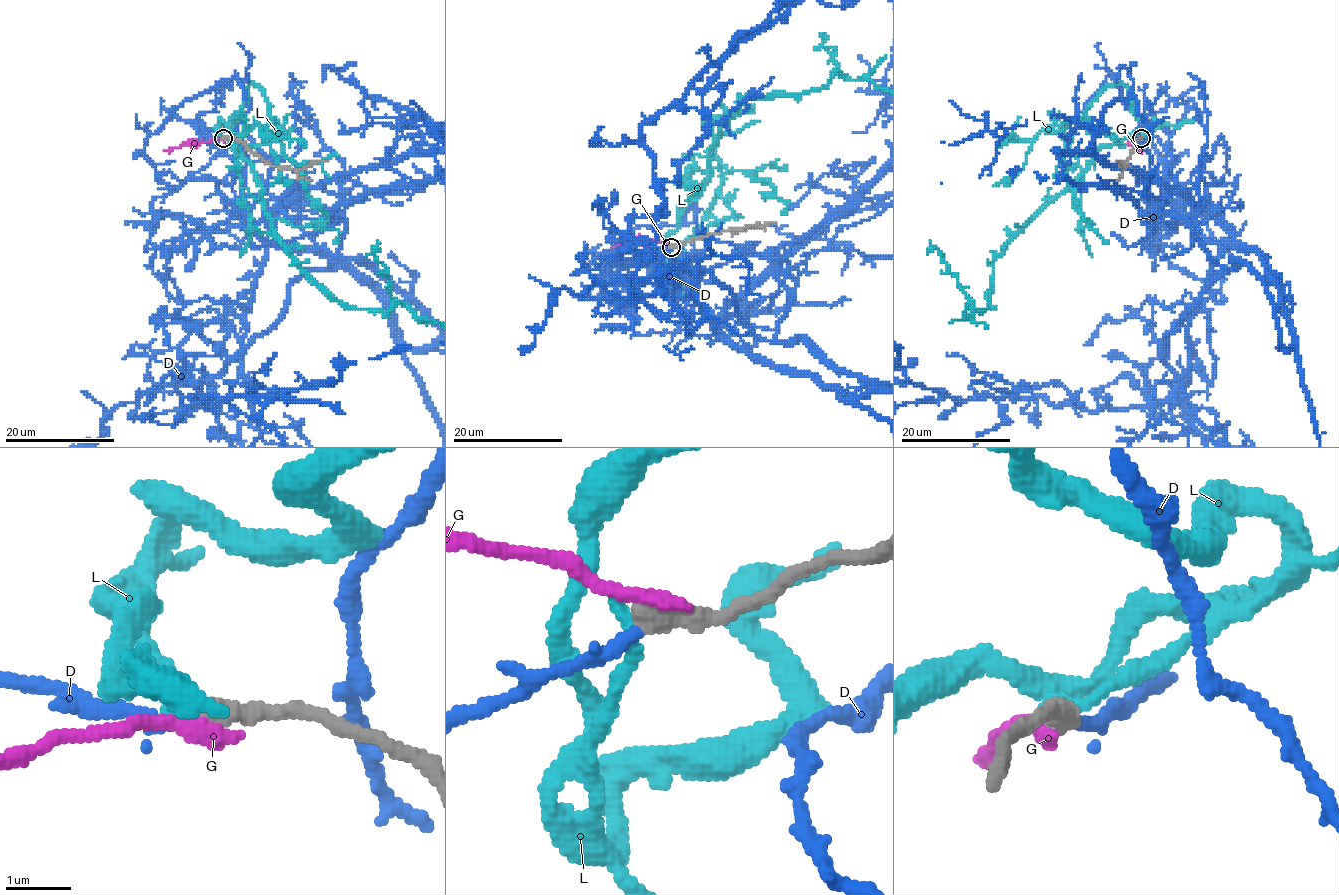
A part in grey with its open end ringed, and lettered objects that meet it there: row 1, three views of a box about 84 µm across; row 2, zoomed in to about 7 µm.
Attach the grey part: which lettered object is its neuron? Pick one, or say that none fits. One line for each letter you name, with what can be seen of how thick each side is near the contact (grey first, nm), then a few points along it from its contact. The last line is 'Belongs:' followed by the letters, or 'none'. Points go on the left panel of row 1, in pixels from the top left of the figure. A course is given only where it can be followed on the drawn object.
D: Thickness 440 nm (grey) against 220 nm
Belongs: D

